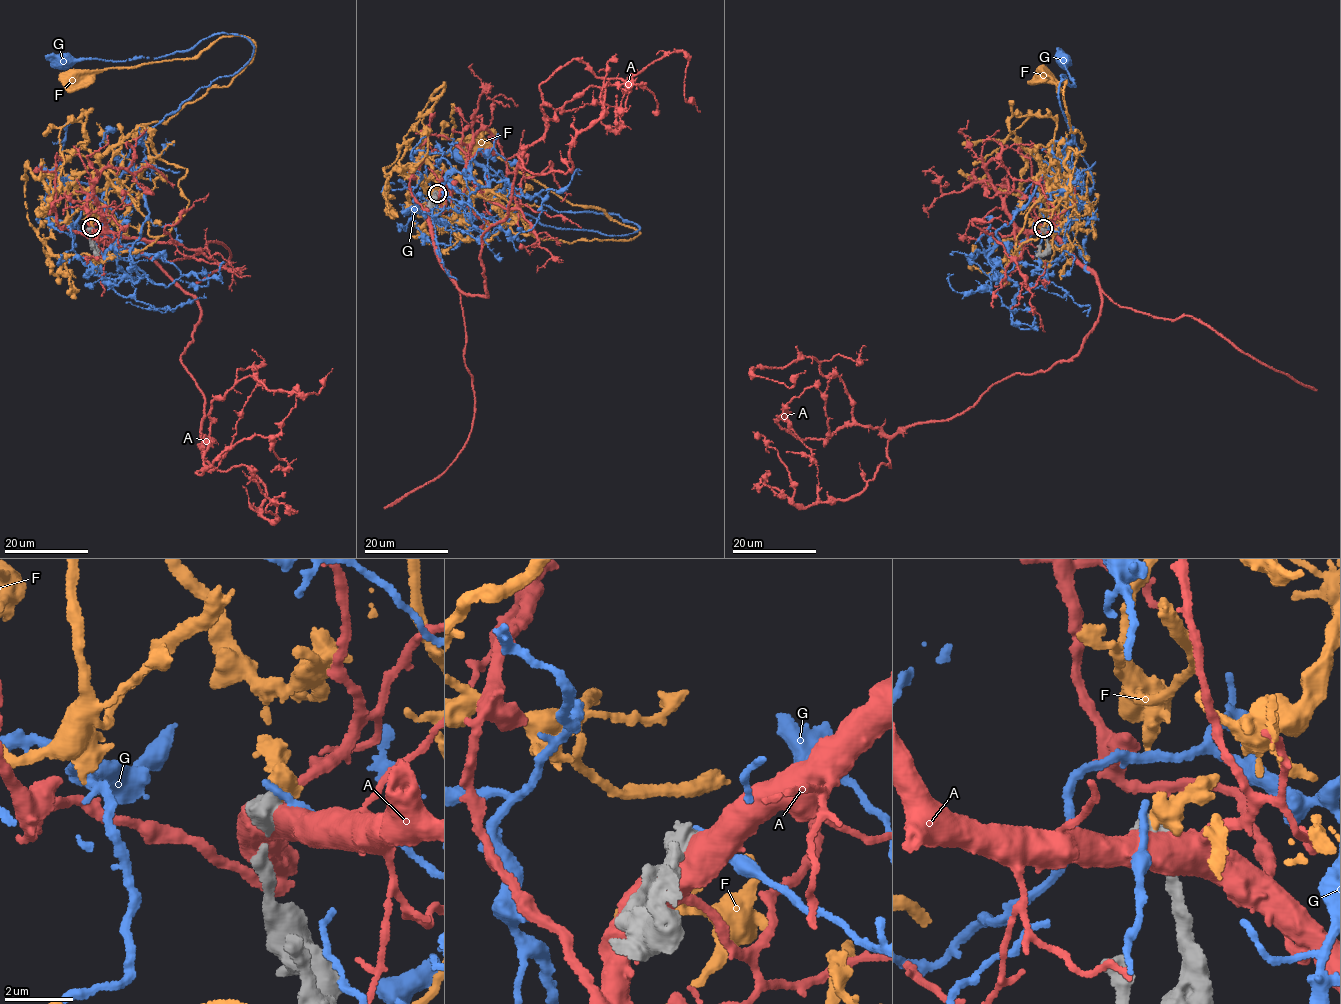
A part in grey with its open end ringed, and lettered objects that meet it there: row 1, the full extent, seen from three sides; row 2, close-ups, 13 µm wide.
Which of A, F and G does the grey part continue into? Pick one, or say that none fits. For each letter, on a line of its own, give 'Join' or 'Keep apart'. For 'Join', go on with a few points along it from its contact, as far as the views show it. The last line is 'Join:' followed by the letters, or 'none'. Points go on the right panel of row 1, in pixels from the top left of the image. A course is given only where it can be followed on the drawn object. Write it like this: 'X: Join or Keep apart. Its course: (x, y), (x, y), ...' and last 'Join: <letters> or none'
A: Keep apart
F: Join. Its course: (1043, 228), (1065, 203), (1056, 156), (1084, 145), (1070, 133), (1065, 79), (1059, 91), (1044, 76)
G: Keep apart
Join: F

